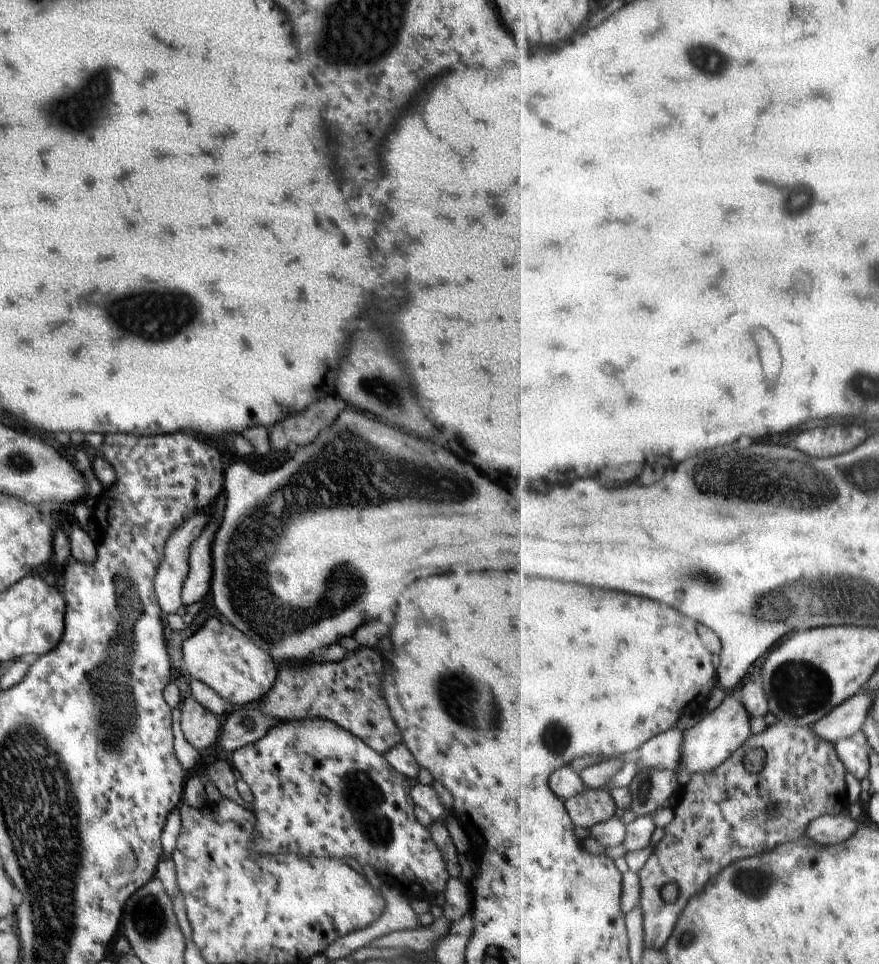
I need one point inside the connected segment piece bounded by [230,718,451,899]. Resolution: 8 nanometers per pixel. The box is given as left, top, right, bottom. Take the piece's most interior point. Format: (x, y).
(319, 791)

